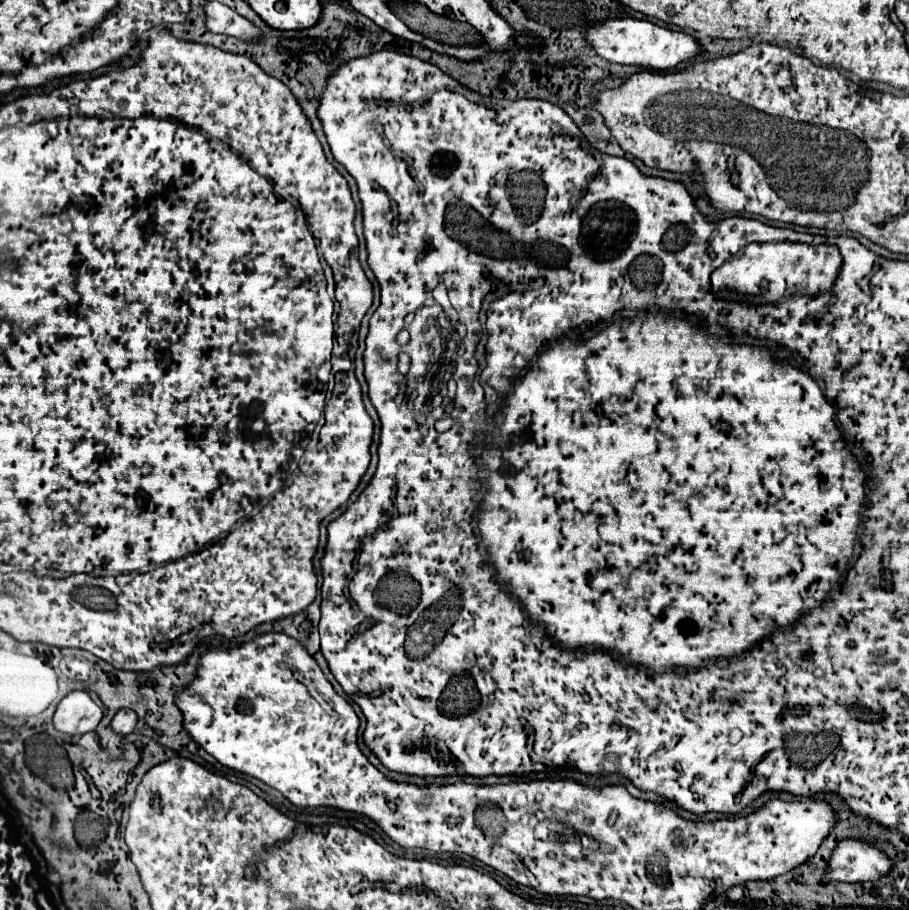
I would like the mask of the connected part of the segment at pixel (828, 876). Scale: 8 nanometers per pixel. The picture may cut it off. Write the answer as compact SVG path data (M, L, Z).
M843 839L831 853L823 883L863 883L877 881L893 869L893 861L877 847L867 845L861 839Z

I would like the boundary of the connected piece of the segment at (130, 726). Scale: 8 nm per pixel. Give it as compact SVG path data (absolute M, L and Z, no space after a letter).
M131 709L117 711L113 721L111 721L111 727L113 727L113 731L117 735L129 735L129 733L133 733L135 725L137 725L137 715Z

